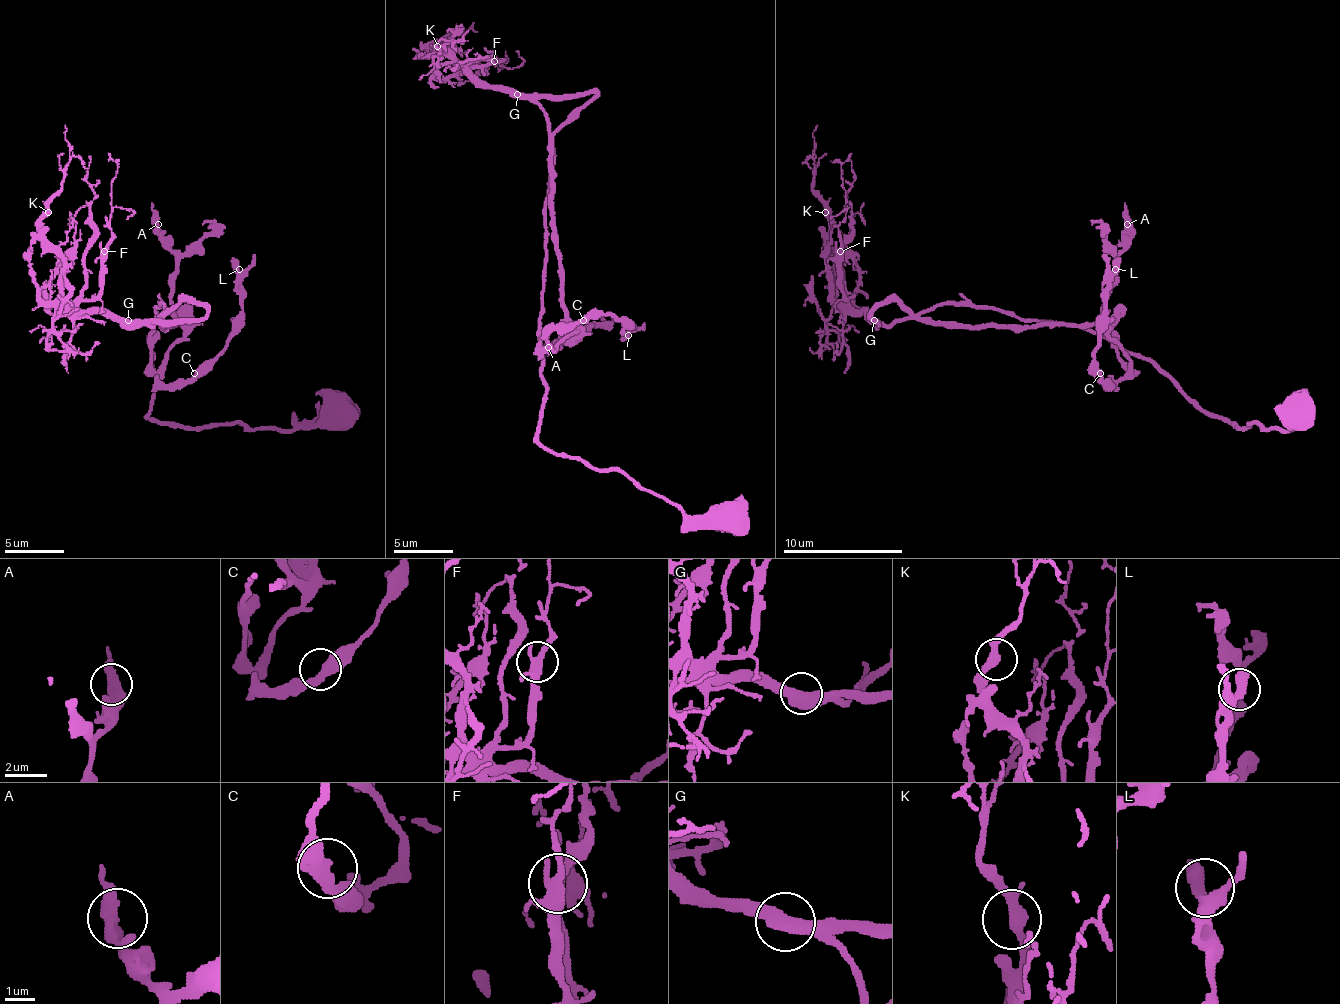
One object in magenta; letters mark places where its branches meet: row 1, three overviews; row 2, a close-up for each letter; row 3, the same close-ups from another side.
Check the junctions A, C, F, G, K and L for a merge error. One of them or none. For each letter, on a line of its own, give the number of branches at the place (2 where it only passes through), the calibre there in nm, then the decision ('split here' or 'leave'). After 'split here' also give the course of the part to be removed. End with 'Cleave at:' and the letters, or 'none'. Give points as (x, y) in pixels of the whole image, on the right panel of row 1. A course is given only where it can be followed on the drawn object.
A: branches 2; calibre 420 nm; leave
C: branches 2; calibre 420 nm; leave
F: branches 3; calibre 340 nm; leave
G: branches 2; calibre 440 nm; leave
K: branches 2; calibre 400 nm; leave
L: branches 2; calibre 440 nm; leave
Cleave at: none

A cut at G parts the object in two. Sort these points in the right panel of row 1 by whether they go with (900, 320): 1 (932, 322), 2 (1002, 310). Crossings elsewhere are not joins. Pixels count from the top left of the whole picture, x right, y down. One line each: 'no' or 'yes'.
1: no
2: yes

